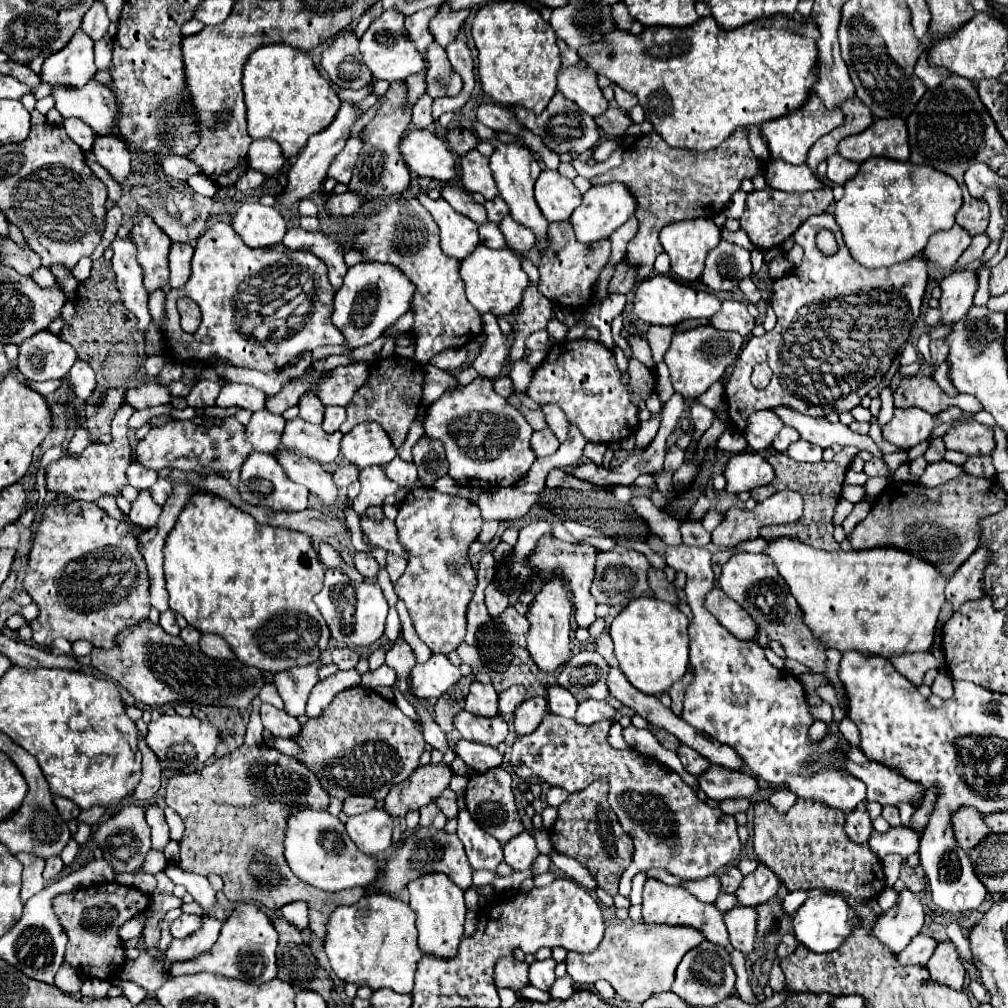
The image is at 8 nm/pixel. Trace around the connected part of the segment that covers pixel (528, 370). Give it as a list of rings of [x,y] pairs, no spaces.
[[[516,361],[512,365],[512,371],[510,371],[510,379],[514,381],[514,391],[518,393],[526,393],[528,391],[528,385],[530,385],[530,379],[532,379],[532,367],[524,361]]]

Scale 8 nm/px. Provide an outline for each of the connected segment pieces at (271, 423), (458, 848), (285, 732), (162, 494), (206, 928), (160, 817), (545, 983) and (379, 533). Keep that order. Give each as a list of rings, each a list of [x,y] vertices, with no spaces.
[[[256,411],[250,419],[250,423],[246,425],[246,435],[248,435],[248,443],[254,445],[254,451],[262,451],[262,453],[274,453],[280,447],[280,437],[284,431],[284,417],[282,415],[274,415],[270,411]]]
[[[418,827],[414,831],[406,831],[400,847],[386,859],[386,865],[382,867],[382,875],[374,879],[368,887],[364,887],[364,895],[368,897],[378,891],[378,893],[388,893],[392,897],[398,897],[402,891],[406,891],[410,881],[428,873],[448,875],[450,881],[456,883],[462,891],[472,887],[472,867],[464,855],[464,845],[456,835],[450,835],[436,827]]]
[[[268,703],[260,705],[260,717],[262,717],[264,729],[268,729],[276,737],[288,739],[288,737],[296,735],[296,731],[300,731],[300,723],[296,717],[292,717],[286,711],[280,711]]]
[[[164,479],[162,483],[154,483],[148,491],[150,491],[152,499],[154,499],[158,505],[164,505],[166,499],[170,497],[170,493],[172,493],[172,483],[168,483],[168,479]]]
[[[204,915],[202,917],[202,927],[198,931],[194,931],[192,935],[188,935],[186,939],[174,939],[166,951],[166,959],[168,961],[188,961],[194,959],[198,955],[202,955],[204,951],[208,951],[220,933],[222,923],[212,917],[212,915]]]
[[[148,805],[146,807],[146,821],[152,829],[152,849],[162,851],[166,847],[166,843],[170,841],[168,835],[168,823],[164,819],[164,813],[158,805]]]
[[[544,959],[544,961],[534,961],[528,969],[528,981],[532,987],[548,991],[550,985],[556,981],[554,977],[554,959]]]
[[[360,517],[360,529],[362,533],[368,537],[368,541],[376,547],[382,547],[394,555],[400,557],[408,557],[404,555],[404,547],[400,547],[398,535],[396,535],[396,525],[390,519],[382,519],[382,521],[372,521],[368,517]]]

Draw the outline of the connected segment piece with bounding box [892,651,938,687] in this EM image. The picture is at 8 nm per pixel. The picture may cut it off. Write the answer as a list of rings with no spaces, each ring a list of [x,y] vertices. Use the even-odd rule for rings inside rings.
[[[908,653],[892,659],[892,665],[898,673],[902,673],[908,681],[912,681],[916,687],[924,683],[924,673],[928,669],[938,669],[938,661],[932,657],[932,653]]]

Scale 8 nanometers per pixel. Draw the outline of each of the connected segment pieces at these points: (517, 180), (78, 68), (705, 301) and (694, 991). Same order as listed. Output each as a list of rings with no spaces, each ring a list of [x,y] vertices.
[[[502,143],[500,147],[496,147],[494,155],[490,157],[490,167],[492,167],[494,181],[496,181],[496,187],[500,191],[500,197],[508,203],[510,217],[516,223],[532,229],[536,235],[536,249],[540,253],[546,251],[548,249],[548,221],[540,213],[540,207],[534,199],[534,183],[542,171],[540,165],[536,163],[536,159],[530,155],[530,151],[526,147],[520,147],[518,143]]]
[[[76,31],[72,43],[68,43],[64,51],[58,51],[56,55],[44,59],[42,69],[38,73],[40,81],[50,85],[52,91],[58,87],[84,87],[88,81],[94,79],[94,73],[98,71],[94,65],[92,47],[92,39],[84,31]]]
[[[654,275],[638,285],[634,295],[634,313],[648,325],[678,325],[684,319],[710,319],[720,309],[720,299],[706,291],[694,291],[692,287],[678,283],[668,275]]]
[[[702,941],[698,947],[690,949],[680,961],[676,969],[676,979],[672,983],[672,993],[684,999],[690,1007],[714,1007],[716,1003],[732,995],[734,981],[736,981],[736,975],[730,965],[728,953],[722,947],[716,947],[714,943]]]

